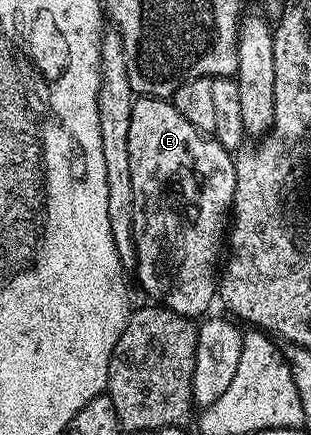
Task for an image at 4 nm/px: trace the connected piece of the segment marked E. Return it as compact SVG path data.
M162 97L135 98L132 121L128 124L128 165L132 169L138 283L154 298L151 300L181 315L205 316L210 302L216 299L220 256L228 231L227 212L231 210L236 181L240 177L239 172L234 172L230 159L233 159L231 152L225 151L213 137L204 138L203 132L184 121L173 102Z

